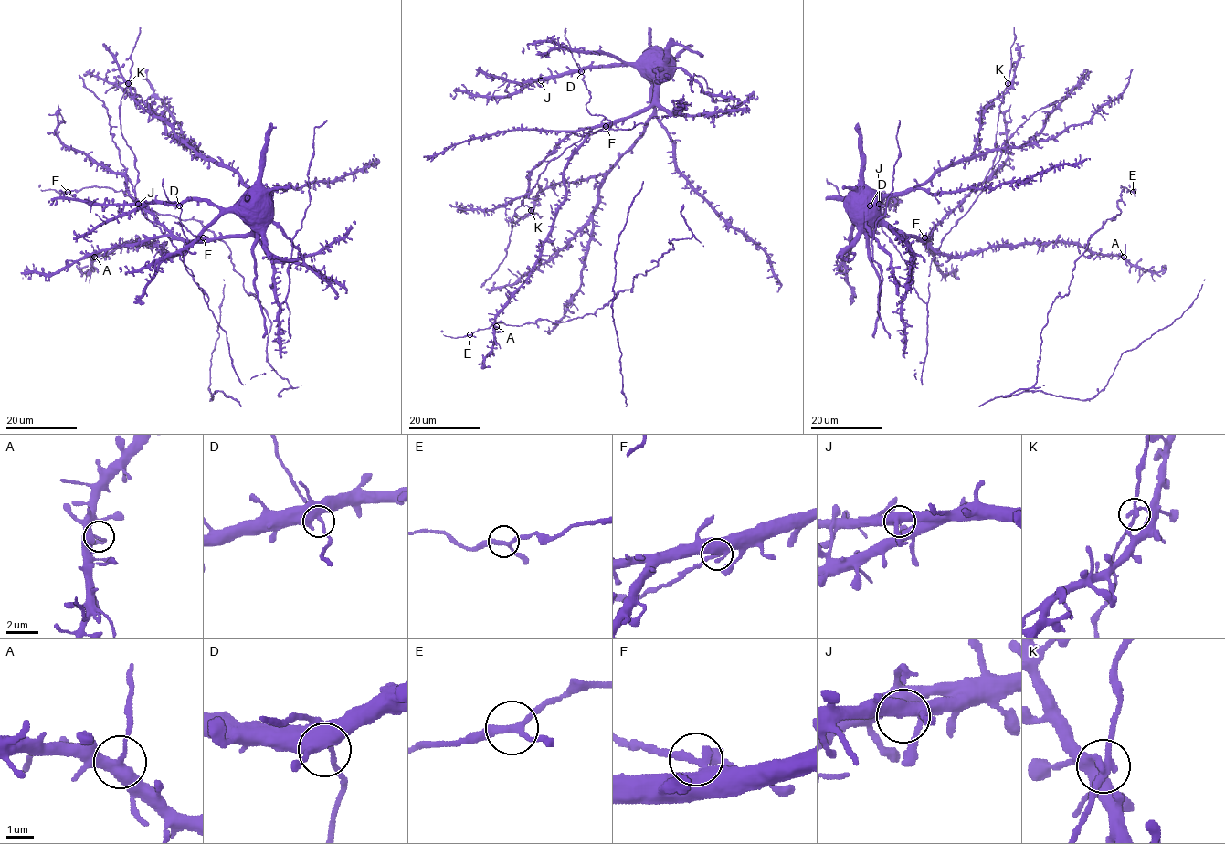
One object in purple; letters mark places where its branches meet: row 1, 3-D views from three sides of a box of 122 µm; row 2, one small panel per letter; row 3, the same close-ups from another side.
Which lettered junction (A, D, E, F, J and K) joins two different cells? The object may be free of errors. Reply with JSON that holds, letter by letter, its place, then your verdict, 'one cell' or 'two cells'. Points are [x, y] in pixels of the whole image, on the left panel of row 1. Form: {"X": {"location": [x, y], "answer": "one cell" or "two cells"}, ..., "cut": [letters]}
{"A": {"location": [94, 257], "answer": "one cell"}, "D": {"location": [179, 205], "answer": "one cell"}, "E": {"location": [68, 192], "answer": "one cell"}, "F": {"location": [203, 237], "answer": "two cells"}, "J": {"location": [138, 204], "answer": "one cell"}, "K": {"location": [128, 83], "answer": "one cell"}, "cut": ["F"]}

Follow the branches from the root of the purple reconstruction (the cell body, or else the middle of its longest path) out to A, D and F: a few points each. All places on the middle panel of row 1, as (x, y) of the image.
A: (657, 60), (644, 63), (654, 100), (594, 128), (569, 159), (565, 199), (542, 256), (496, 316), (496, 326)
D: (657, 60), (649, 57), (643, 62), (588, 67), (581, 71)
F: (657, 60), (650, 57), (644, 63), (645, 71), (654, 80), (654, 100), (645, 108), (614, 120), (606, 127)

